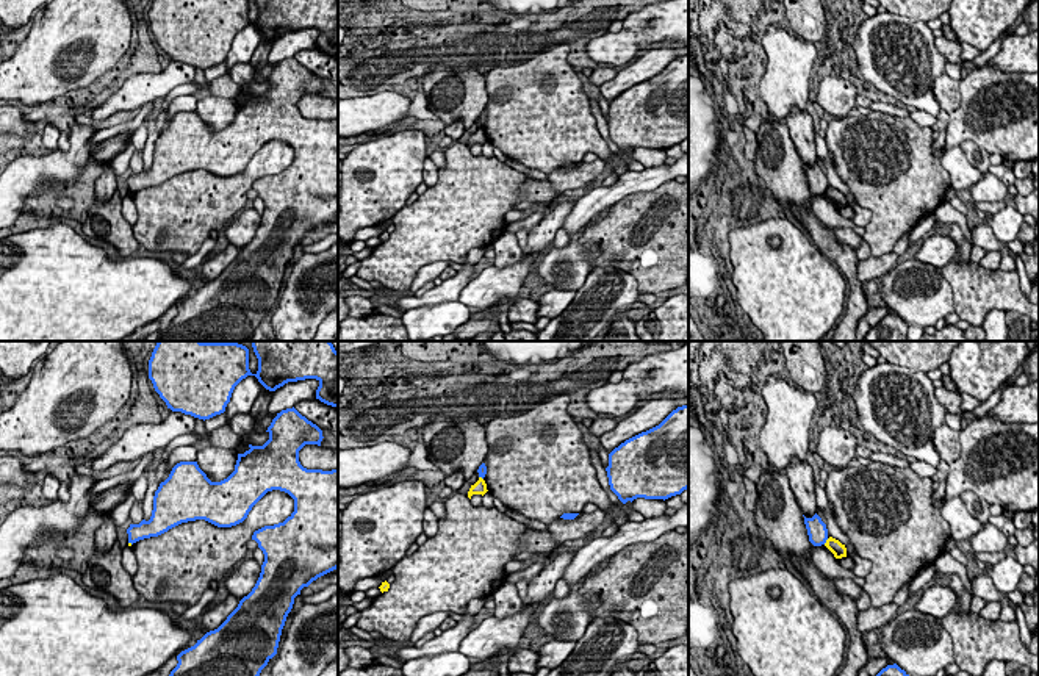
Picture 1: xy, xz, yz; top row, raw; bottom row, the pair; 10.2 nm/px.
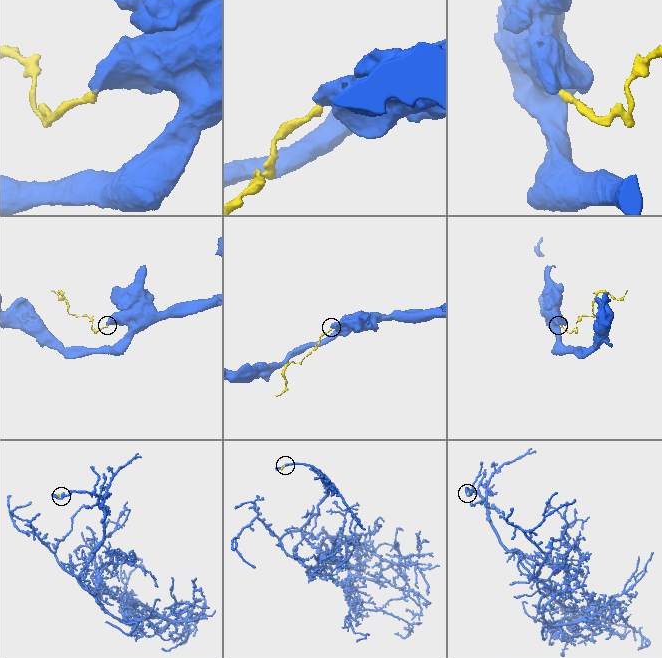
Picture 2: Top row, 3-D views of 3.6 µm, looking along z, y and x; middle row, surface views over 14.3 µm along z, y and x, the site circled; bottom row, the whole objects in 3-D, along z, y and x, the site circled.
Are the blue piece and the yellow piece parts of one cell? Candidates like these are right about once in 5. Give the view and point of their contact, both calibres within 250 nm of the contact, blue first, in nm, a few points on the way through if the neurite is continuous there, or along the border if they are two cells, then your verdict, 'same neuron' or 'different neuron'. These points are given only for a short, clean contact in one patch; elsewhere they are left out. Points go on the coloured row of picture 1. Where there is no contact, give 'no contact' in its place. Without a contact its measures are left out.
contact yz (825, 542); calibres 200 and 140 nm; border yz (828, 539), (823, 543); different neuron

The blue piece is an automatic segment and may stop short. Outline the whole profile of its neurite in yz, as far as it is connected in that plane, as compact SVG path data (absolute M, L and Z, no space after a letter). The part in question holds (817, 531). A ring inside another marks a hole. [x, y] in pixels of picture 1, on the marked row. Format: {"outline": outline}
{"outline": "M815 513L812 518L804 516L809 541L814 546L821 546L828 540L828 529L821 518Z"}

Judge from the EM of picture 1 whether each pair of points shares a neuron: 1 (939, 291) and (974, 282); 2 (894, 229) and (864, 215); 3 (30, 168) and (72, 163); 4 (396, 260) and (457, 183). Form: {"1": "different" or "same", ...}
{"1": "different", "2": "different", "3": "same", "4": "same"}

